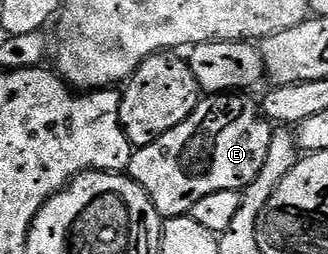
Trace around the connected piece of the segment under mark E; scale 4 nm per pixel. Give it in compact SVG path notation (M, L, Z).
M211 94L206 98L200 99L199 105L193 110L193 114L189 114L189 118L185 118L185 122L181 122L181 126L173 126L173 130L169 130L169 134L161 134L161 138L157 138L149 146L137 148L131 154L131 167L129 175L132 180L137 181L145 190L147 197L153 202L153 206L158 210L159 215L164 218L172 216L185 216L190 213L191 208L197 202L201 202L201 198L205 198L205 194L217 194L217 190L233 190L239 192L253 182L253 178L257 178L257 174L261 170L261 166L265 166L265 154L269 154L269 142L273 131L272 121L263 115L260 105L250 100L247 94Z

